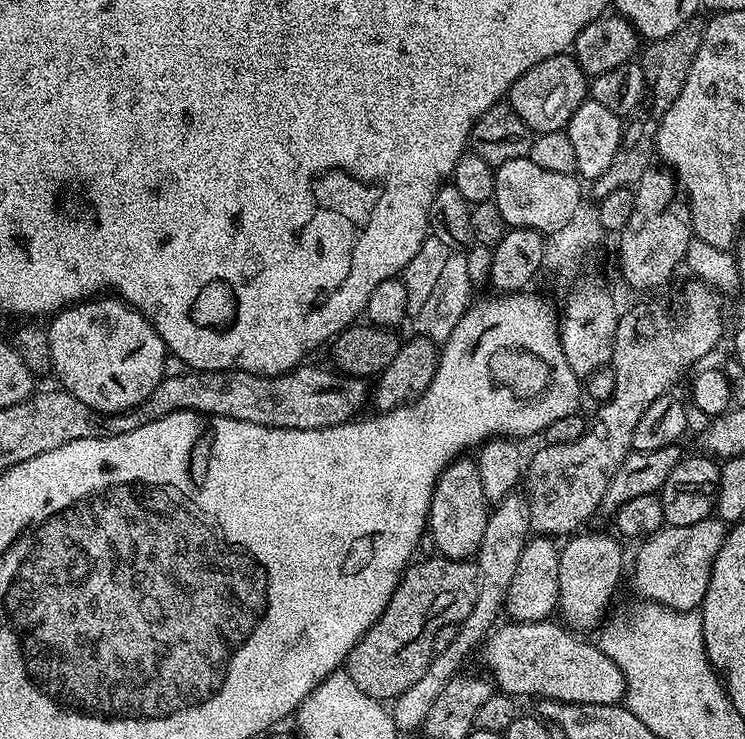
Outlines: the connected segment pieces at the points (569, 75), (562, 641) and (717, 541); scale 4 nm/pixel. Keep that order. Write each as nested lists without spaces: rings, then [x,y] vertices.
[[[561,54],[551,56],[538,66],[530,66],[514,86],[510,86],[506,102],[526,122],[534,134],[541,132],[563,132],[578,106],[582,106],[590,96],[590,80],[578,66],[575,55]]]
[[[551,619],[504,622],[484,640],[482,653],[495,687],[513,698],[536,696],[567,704],[620,704],[625,690],[622,670],[595,643],[587,644],[576,637],[579,635],[575,631],[552,623]]]
[[[709,518],[694,522],[694,526],[667,526],[647,537],[636,552],[636,561],[631,561],[630,576],[636,587],[637,597],[653,604],[665,604],[679,612],[699,609],[710,586],[710,574],[714,558],[726,535],[725,521]]]

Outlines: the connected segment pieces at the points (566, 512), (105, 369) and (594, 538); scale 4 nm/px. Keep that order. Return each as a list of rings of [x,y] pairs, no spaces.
[[[691,282],[684,288],[684,305],[681,306],[677,312],[671,312],[664,304],[636,304],[627,313],[626,311],[621,315],[618,322],[618,330],[614,338],[614,354],[612,355],[612,363],[610,365],[612,373],[614,374],[614,394],[608,400],[603,401],[599,405],[600,408],[596,412],[596,417],[590,420],[590,423],[585,427],[584,435],[578,437],[574,442],[566,442],[565,444],[544,444],[540,446],[533,456],[526,464],[526,484],[528,480],[528,492],[526,491],[526,499],[529,508],[529,522],[531,524],[531,531],[541,536],[549,538],[568,538],[573,534],[579,533],[585,527],[584,523],[591,518],[592,515],[597,515],[600,509],[602,498],[606,494],[606,486],[610,486],[610,478],[614,478],[614,474],[618,470],[618,466],[622,466],[622,462],[627,458],[629,452],[632,451],[632,439],[634,438],[634,426],[638,426],[638,418],[642,418],[642,414],[646,410],[646,406],[650,406],[650,402],[654,402],[654,398],[662,398],[665,394],[675,386],[680,380],[680,375],[687,370],[691,364],[699,365],[700,359],[703,356],[708,356],[716,348],[716,343],[724,336],[724,312],[720,309],[720,300],[722,300],[721,293],[714,288],[709,288],[707,284],[699,282]]]
[[[101,294],[61,308],[47,321],[46,331],[50,342],[52,372],[60,379],[59,387],[78,398],[78,402],[86,402],[86,406],[98,413],[129,412],[150,398],[150,394],[154,394],[154,386],[158,386],[158,382],[166,375],[166,349],[158,330],[154,330],[152,323],[137,308],[115,294]]]
[[[588,532],[573,535],[563,541],[560,548],[560,561],[558,562],[558,590],[560,591],[559,615],[564,615],[563,623],[569,629],[592,628],[604,616],[616,587],[620,584],[620,575],[625,575],[626,560],[624,564],[624,548],[615,535],[607,536],[604,532]]]

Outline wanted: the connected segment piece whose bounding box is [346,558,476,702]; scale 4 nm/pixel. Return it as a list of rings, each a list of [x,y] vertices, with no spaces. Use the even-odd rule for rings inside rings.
[[[417,559],[409,563],[386,610],[382,610],[374,626],[370,626],[370,630],[366,630],[366,634],[362,634],[360,641],[348,651],[346,671],[354,686],[358,686],[358,690],[362,690],[370,698],[391,702],[410,690],[410,686],[426,673],[429,663],[424,658],[412,660],[412,643],[423,632],[431,634],[444,624],[458,625],[470,614],[471,607],[475,604],[475,563],[435,559]]]

